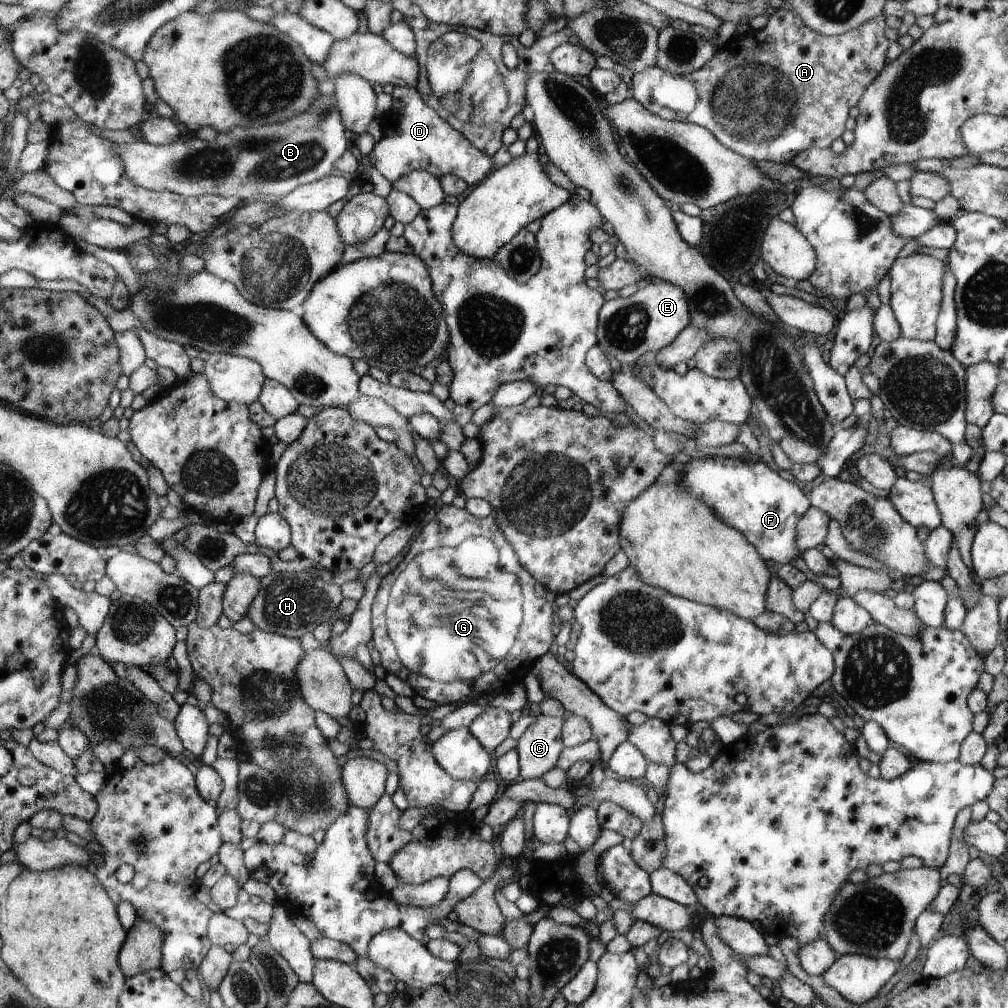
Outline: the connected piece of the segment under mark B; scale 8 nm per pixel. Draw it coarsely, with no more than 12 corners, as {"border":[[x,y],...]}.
{"border":[[336,95],[215,140],[118,143],[154,193],[276,200],[348,150]]}

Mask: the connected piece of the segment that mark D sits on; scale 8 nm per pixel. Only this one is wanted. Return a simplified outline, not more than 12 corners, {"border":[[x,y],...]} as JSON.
{"border":[[395,87],[394,127],[365,153],[392,185],[412,171],[478,184],[492,157],[418,89]]}

